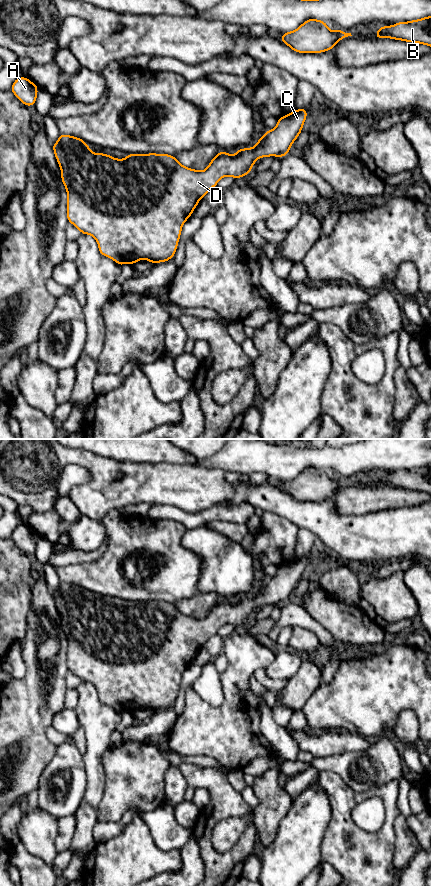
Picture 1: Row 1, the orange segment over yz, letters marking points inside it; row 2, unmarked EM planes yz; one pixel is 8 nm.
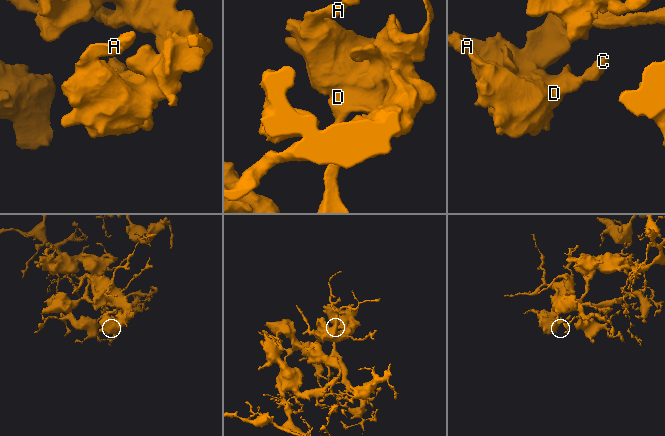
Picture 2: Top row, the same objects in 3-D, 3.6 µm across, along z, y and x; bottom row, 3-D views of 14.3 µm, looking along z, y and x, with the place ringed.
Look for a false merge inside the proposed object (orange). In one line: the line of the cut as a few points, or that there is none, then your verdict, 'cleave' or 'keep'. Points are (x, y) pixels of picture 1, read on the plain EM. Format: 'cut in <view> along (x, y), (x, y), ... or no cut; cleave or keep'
no cut; keep

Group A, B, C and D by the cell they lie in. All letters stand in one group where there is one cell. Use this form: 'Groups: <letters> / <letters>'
Groups: A B C D

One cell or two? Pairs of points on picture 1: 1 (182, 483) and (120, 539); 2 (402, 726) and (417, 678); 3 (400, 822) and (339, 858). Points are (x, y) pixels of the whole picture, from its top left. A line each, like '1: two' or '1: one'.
1: two
2: two
3: two

